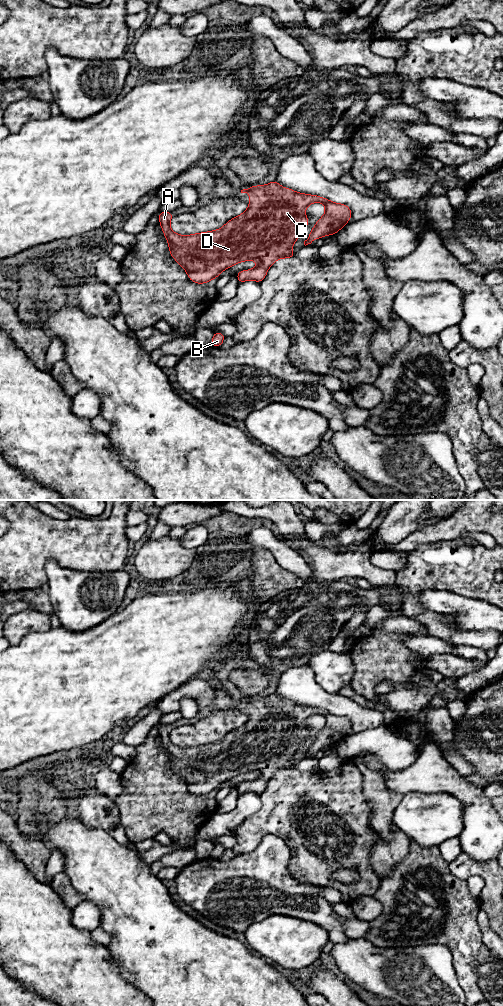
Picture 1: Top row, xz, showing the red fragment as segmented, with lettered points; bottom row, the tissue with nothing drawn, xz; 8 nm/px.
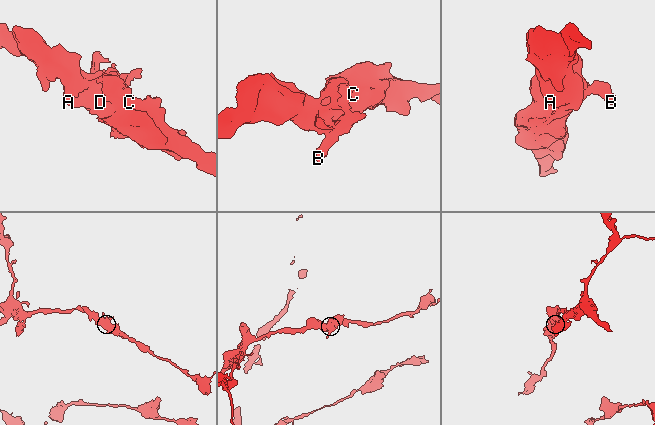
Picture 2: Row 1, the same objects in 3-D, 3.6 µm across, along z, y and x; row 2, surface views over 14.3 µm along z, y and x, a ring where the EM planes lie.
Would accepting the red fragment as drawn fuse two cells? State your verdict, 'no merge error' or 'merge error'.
no merge error

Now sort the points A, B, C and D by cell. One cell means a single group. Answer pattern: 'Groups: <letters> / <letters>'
Groups: A B C D

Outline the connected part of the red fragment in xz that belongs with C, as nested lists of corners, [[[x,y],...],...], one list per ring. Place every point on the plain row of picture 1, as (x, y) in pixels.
[[[275,692],[264,698],[253,698],[241,702],[251,707],[248,721],[241,727],[229,732],[221,741],[182,748],[174,745],[169,734],[173,724],[159,723],[159,734],[168,753],[171,768],[185,781],[189,791],[203,796],[218,789],[222,783],[246,772],[257,772],[258,778],[252,782],[236,786],[239,796],[246,792],[260,795],[267,787],[269,779],[280,770],[294,770],[291,759],[309,733],[305,720],[312,715],[325,717],[326,724],[318,732],[304,757],[311,756],[316,750],[334,747],[344,739],[352,729],[350,720],[345,716],[334,715],[322,708],[301,706],[288,700],[282,700]]]

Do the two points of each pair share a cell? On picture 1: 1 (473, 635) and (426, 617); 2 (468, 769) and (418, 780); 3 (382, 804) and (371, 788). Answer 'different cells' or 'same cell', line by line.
1: same cell
2: different cells
3: same cell

